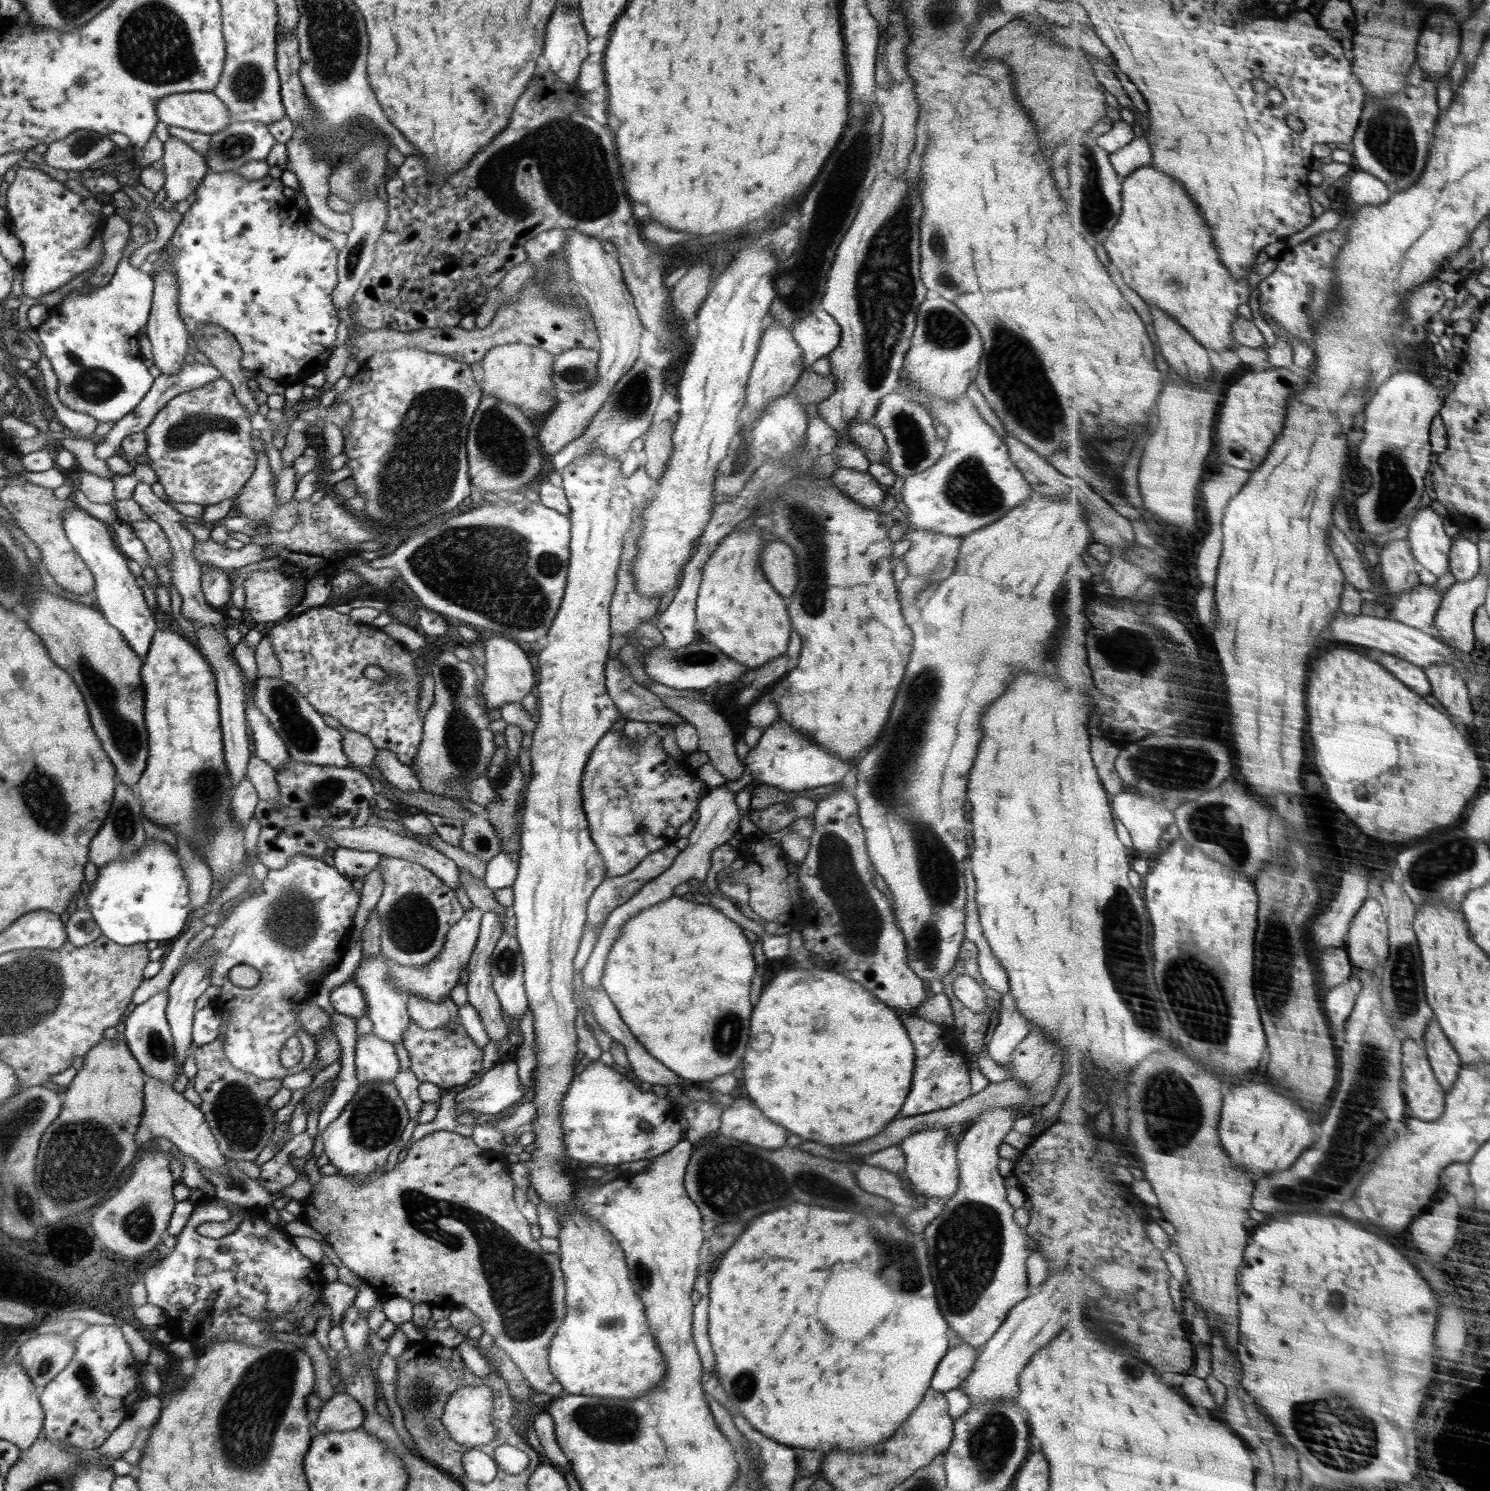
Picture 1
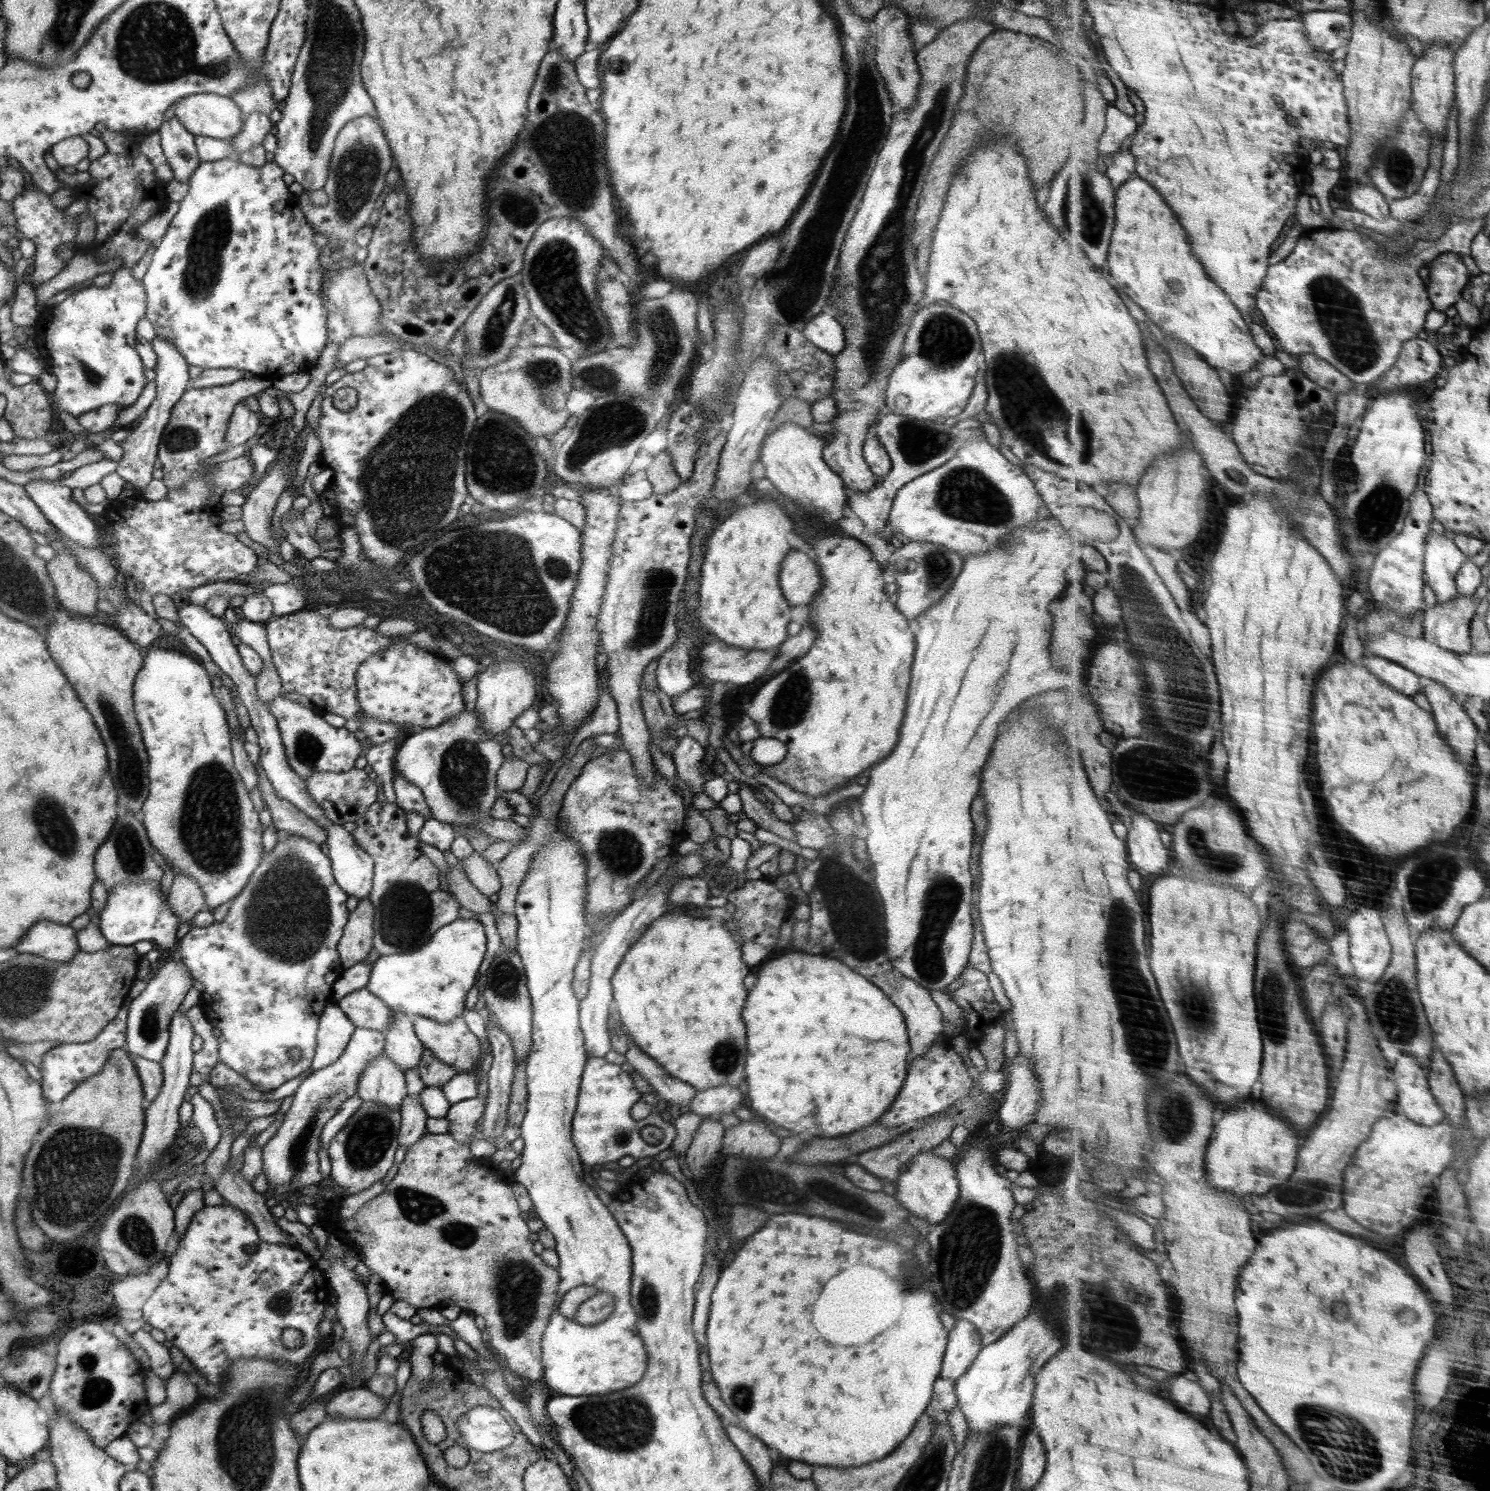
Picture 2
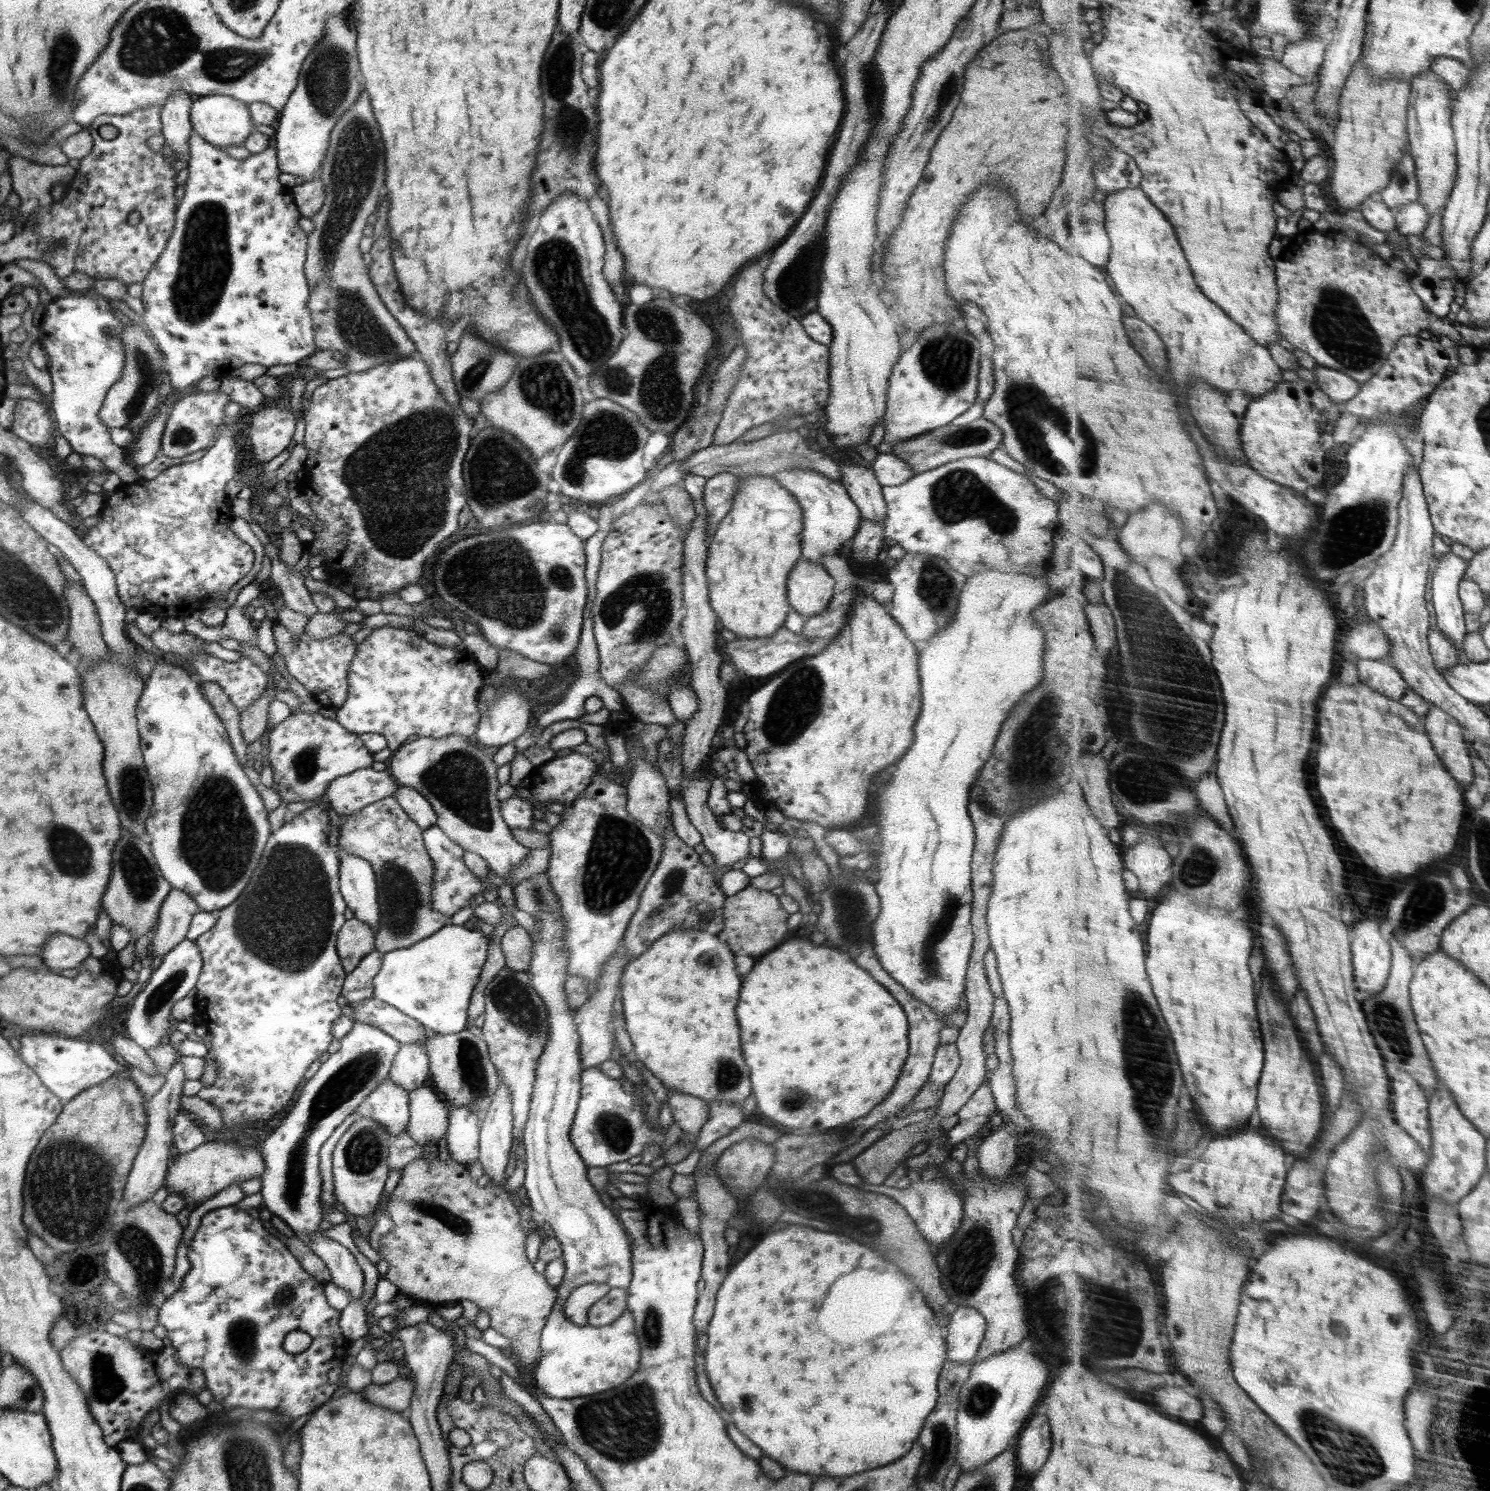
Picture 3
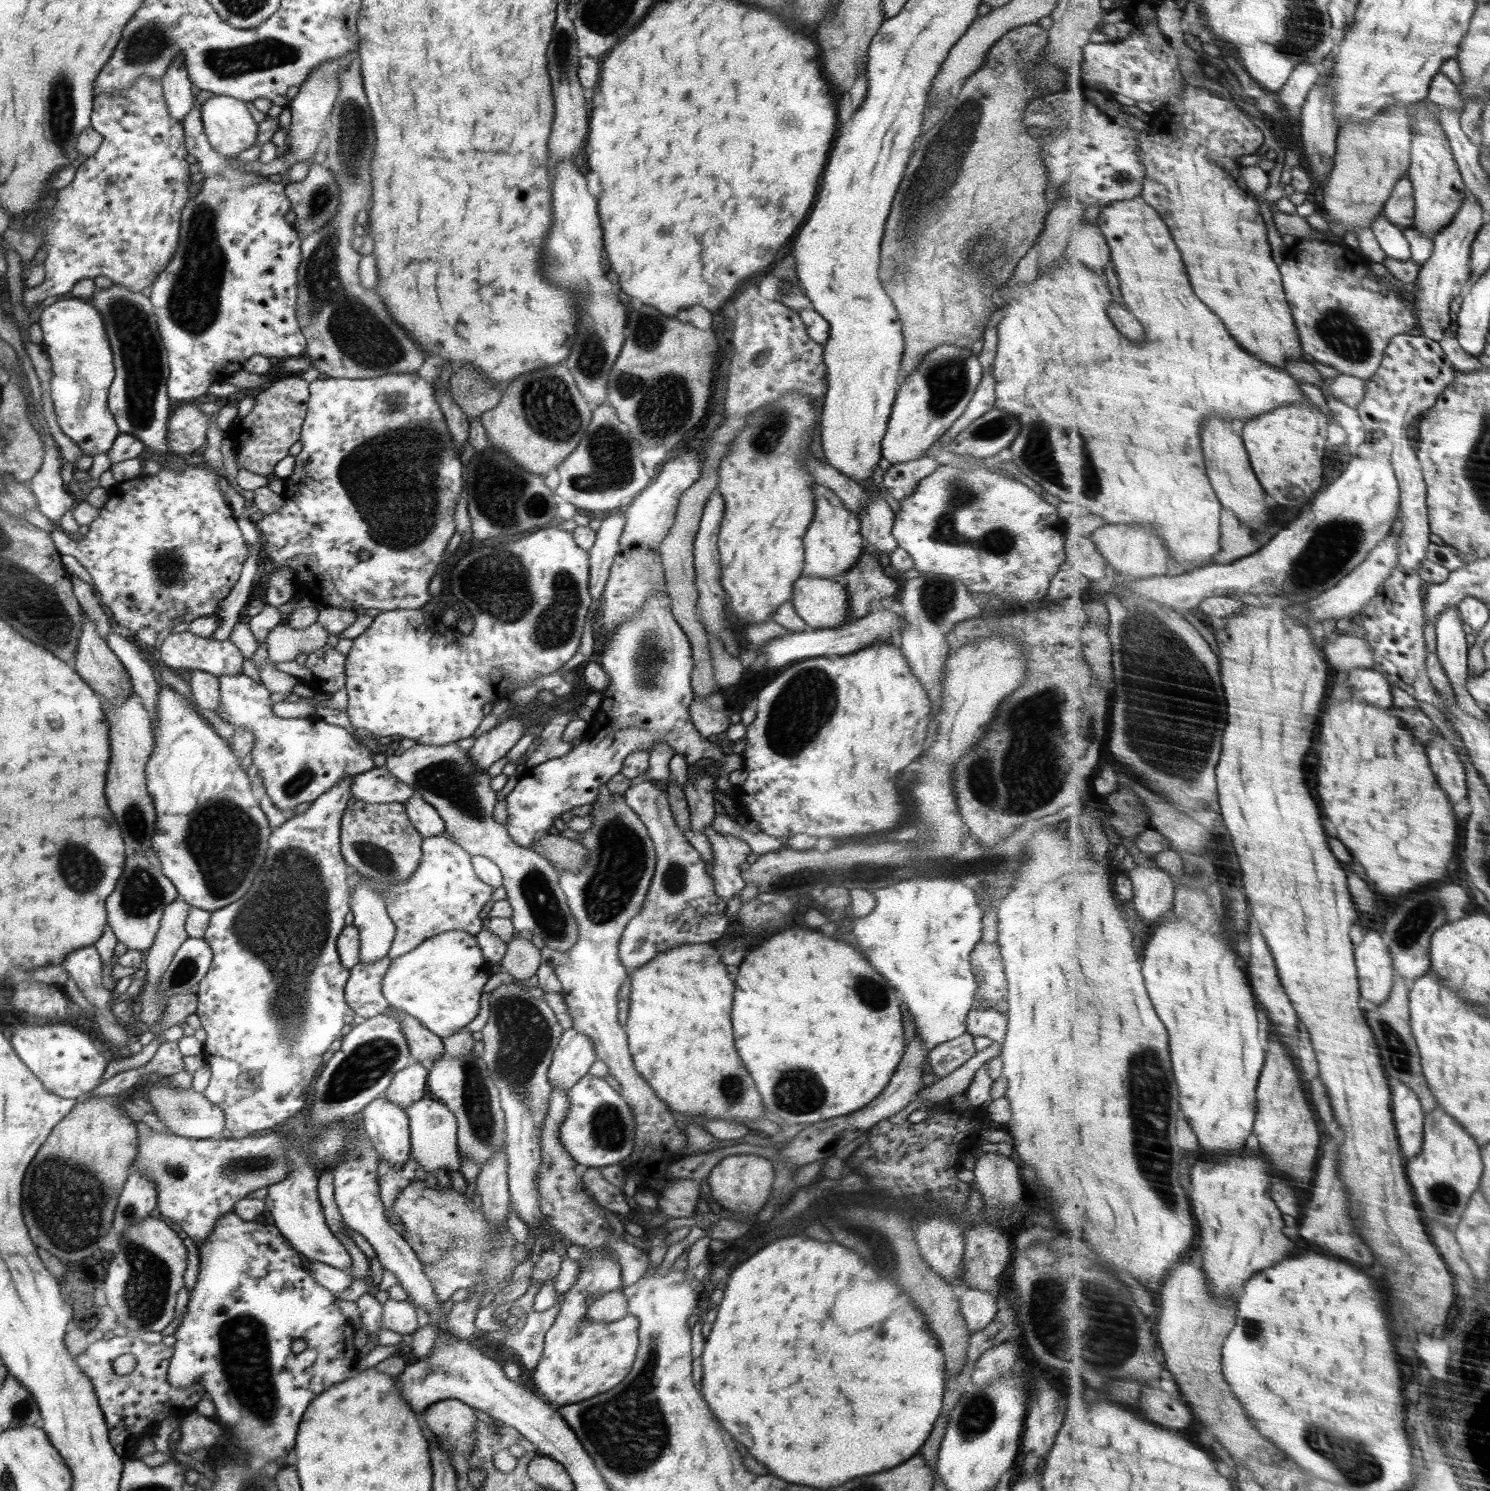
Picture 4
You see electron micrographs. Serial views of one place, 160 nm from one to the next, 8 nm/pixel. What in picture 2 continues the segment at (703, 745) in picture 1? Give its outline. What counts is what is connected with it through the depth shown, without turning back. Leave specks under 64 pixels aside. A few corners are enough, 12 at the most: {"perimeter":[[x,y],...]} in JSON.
{"perimeter":[[738,782],[741,816],[758,827],[797,841],[793,823],[754,797],[756,788]]}

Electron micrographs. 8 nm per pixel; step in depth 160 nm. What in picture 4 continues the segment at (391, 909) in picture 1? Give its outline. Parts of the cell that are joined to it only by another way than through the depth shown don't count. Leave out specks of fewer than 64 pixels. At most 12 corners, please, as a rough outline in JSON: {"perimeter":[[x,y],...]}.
{"perimeter":[[356,801],[341,818],[348,866],[402,884],[422,860],[404,804]]}

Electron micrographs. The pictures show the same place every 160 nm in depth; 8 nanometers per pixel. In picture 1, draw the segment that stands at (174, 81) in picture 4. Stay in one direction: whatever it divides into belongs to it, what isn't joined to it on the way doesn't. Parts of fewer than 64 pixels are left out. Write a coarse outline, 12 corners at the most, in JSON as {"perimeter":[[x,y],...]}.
{"perimeter":[[174,137],[163,142],[162,205],[174,210],[208,169],[201,154]]}

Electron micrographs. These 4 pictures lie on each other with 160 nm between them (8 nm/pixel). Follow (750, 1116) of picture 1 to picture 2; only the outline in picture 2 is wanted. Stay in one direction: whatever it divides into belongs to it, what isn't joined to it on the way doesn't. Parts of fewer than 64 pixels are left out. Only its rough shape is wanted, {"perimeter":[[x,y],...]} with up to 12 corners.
{"perimeter":[[758,1117],[726,1130],[721,1156],[775,1157],[783,1134]]}

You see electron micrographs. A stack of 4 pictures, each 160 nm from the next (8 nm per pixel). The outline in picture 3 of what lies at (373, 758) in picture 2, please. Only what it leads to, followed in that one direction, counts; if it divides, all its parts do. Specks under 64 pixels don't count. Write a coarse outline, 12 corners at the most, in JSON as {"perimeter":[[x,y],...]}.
{"perimeter":[[392,626],[358,645],[336,722],[393,753],[477,732],[472,655]]}

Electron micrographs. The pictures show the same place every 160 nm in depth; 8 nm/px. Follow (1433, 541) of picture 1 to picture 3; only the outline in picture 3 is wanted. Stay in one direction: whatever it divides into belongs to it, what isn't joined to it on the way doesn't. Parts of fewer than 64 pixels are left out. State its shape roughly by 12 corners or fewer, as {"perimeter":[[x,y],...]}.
{"perimeter":[[1449,552],[1430,584],[1438,625],[1466,659],[1461,584],[1471,561]]}

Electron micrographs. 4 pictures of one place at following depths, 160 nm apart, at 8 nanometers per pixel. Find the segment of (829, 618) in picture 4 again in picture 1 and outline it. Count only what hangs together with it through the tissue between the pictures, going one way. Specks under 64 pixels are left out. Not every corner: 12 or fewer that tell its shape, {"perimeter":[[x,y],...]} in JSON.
{"perimeter":[[770,537],[760,568],[780,596],[798,584],[792,548]]}

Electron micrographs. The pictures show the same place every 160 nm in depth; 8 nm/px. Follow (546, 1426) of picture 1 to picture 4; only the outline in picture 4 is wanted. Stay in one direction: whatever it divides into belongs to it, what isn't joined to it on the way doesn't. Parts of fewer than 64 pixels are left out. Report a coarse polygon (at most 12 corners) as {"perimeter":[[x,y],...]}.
{"perimeter":[[411,1180],[393,1204],[438,1300],[515,1268],[471,1196]]}

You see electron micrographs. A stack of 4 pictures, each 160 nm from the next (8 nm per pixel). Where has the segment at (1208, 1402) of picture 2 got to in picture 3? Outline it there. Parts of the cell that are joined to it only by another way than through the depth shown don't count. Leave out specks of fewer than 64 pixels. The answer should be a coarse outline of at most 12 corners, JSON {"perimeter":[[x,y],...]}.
{"perimeter":[[1171,1383],[1160,1388],[1158,1406],[1178,1420],[1204,1418],[1202,1400]]}

